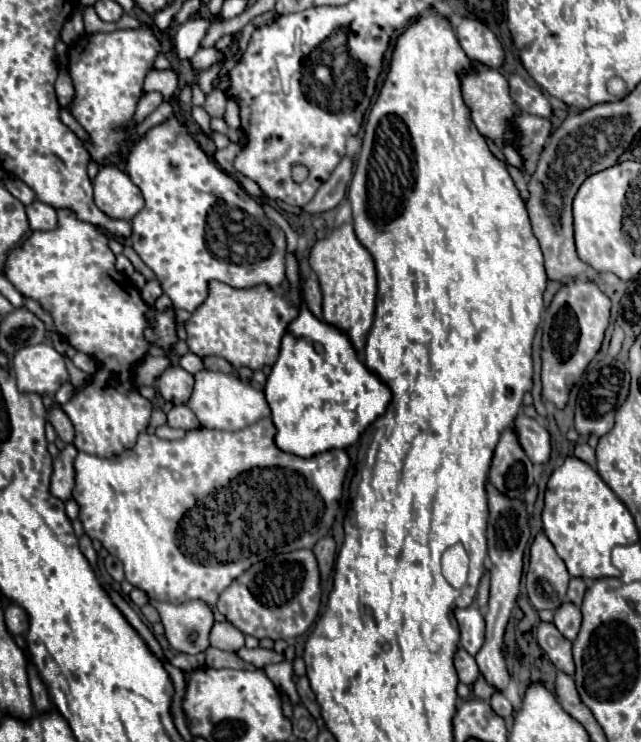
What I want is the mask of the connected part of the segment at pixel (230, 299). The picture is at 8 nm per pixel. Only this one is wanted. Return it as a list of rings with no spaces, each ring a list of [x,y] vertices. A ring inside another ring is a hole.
[[[210,281],[208,299],[192,313],[186,323],[188,347],[198,357],[218,355],[234,367],[250,367],[252,371],[264,365],[274,365],[280,349],[280,339],[298,309],[284,297],[278,297],[270,287],[258,285],[252,289],[234,289],[220,281]]]

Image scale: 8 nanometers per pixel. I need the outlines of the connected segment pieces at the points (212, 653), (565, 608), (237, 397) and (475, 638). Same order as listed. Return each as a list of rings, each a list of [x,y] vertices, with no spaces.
[[[210,647],[206,651],[206,665],[208,667],[234,667],[234,669],[246,669],[248,665],[236,655],[236,653],[226,653],[226,651],[220,651],[220,649],[214,649]]]
[[[564,601],[556,611],[554,611],[554,625],[560,629],[560,633],[566,637],[566,639],[576,639],[578,631],[580,631],[580,621],[582,621],[582,615],[580,615],[580,609],[570,603],[570,601]]]
[[[198,371],[194,375],[194,391],[188,399],[188,407],[194,411],[202,427],[208,429],[224,429],[224,431],[238,431],[244,429],[264,417],[270,417],[270,407],[264,397],[264,391],[254,389],[252,385],[240,381],[238,377],[220,373],[220,371]]]
[[[474,605],[456,609],[454,617],[460,625],[460,645],[470,653],[476,655],[484,643],[484,617]]]

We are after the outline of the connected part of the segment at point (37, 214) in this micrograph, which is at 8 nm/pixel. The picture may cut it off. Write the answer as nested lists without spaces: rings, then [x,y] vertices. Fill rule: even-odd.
[[[40,201],[30,203],[26,207],[26,215],[32,231],[50,231],[56,227],[56,209],[48,207],[46,203],[40,203]]]

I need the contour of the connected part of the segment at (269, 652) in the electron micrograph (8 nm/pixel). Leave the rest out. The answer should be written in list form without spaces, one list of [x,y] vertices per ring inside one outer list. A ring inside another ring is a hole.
[[[242,647],[238,651],[238,655],[246,661],[246,663],[252,663],[256,667],[266,667],[270,663],[280,663],[284,661],[284,653],[276,653],[274,649],[246,649]]]

